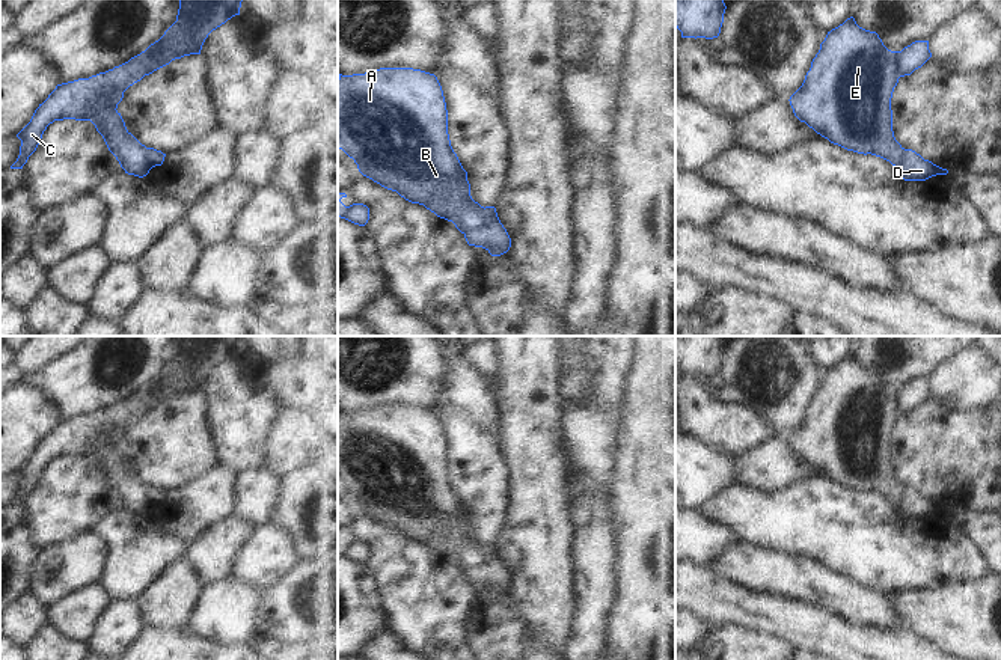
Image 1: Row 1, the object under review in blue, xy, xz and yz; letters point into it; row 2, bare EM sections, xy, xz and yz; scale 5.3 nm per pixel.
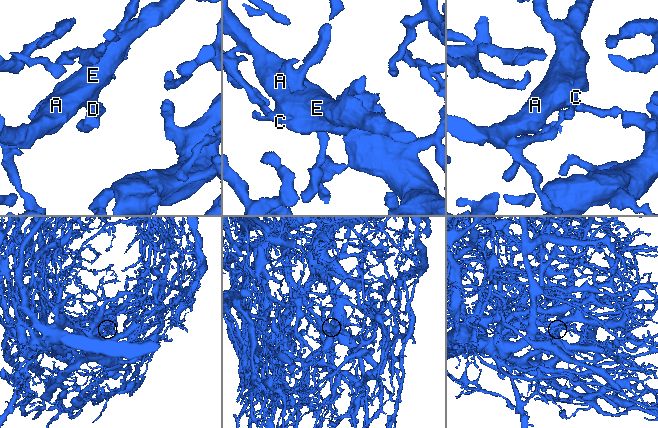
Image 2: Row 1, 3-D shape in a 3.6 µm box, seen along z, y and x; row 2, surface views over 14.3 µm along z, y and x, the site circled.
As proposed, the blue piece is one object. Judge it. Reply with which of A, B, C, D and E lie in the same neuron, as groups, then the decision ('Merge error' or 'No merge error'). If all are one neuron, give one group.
Groups: A B C D E. No merge error

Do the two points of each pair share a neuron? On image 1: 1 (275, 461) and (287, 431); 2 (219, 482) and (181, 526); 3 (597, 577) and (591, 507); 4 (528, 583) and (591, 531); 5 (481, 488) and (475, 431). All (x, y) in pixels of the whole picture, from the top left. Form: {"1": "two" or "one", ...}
{"1": "one", "2": "one", "3": "one", "4": "two", "5": "one"}

